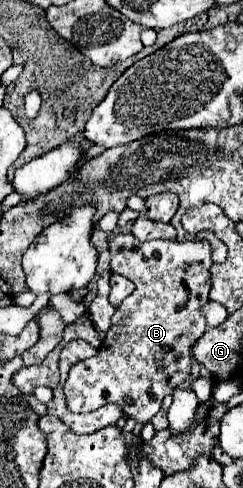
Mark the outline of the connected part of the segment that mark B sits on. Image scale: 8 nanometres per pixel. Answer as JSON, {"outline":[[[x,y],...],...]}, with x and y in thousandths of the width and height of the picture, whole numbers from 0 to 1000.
{"outline":[[[539,475],[465,480],[449,492],[457,516],[457,557],[531,570],[556,582],[556,598],[490,623],[465,643],[457,672],[432,684],[424,709],[383,734],[317,742],[284,758],[267,783],[276,832],[300,844],[383,844],[440,824],[490,828],[523,857],[556,861],[547,906],[580,906],[580,881],[621,857],[654,844],[663,824],[687,807],[712,807],[720,795],[786,783],[786,713],[852,676],[835,639],[819,635],[860,619],[868,590],[868,504],[852,496],[737,496],[737,492],[613,492],[580,496]]]}

